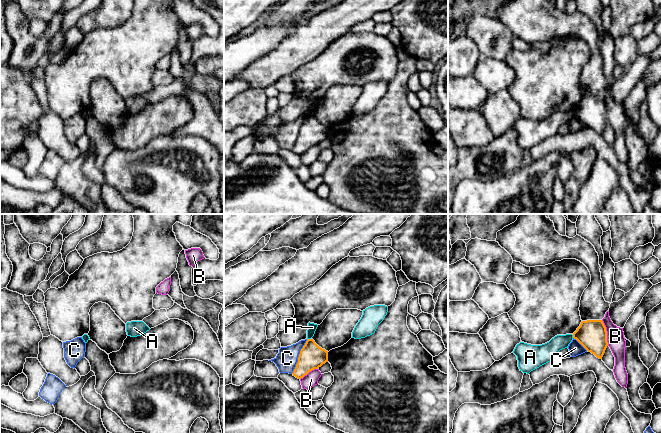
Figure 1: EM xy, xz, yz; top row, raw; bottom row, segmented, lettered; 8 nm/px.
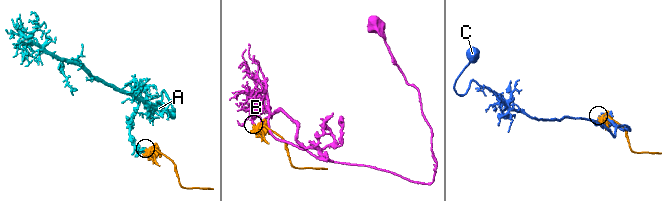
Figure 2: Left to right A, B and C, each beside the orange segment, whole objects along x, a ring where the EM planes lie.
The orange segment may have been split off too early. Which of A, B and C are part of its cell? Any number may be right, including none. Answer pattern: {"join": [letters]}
{"join": []}

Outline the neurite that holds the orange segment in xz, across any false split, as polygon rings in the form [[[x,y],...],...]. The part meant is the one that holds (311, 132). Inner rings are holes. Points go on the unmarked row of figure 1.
[[[307,115],[300,127],[298,138],[293,147],[293,152],[303,154],[310,147],[318,145],[328,138],[328,127],[319,123],[313,115]]]

